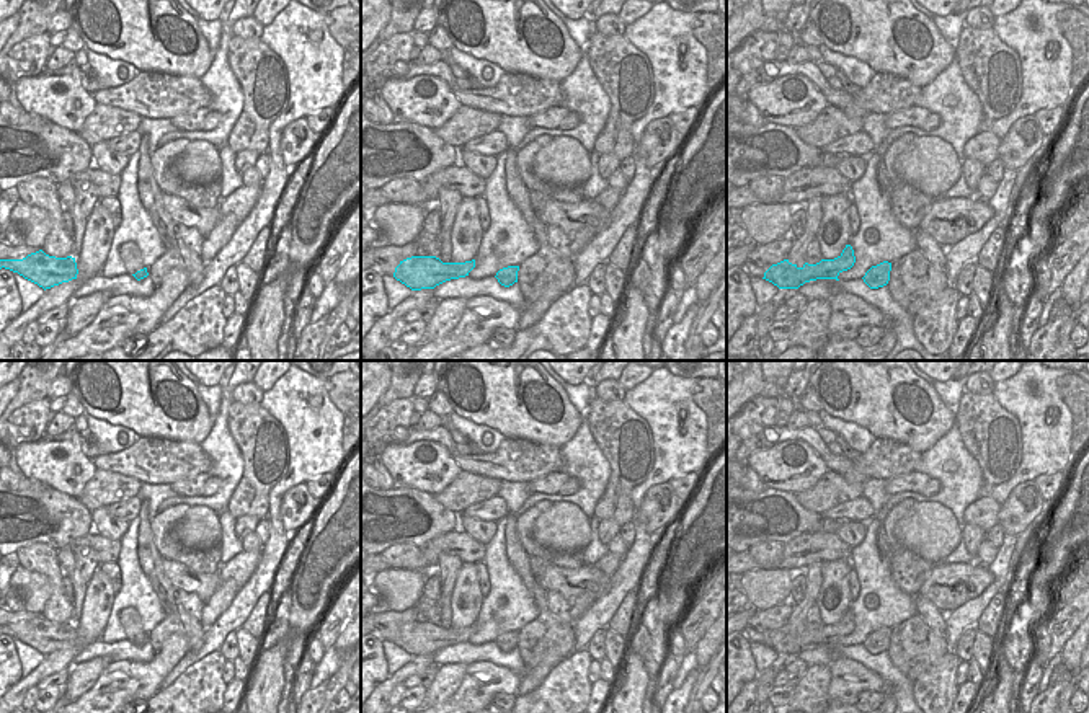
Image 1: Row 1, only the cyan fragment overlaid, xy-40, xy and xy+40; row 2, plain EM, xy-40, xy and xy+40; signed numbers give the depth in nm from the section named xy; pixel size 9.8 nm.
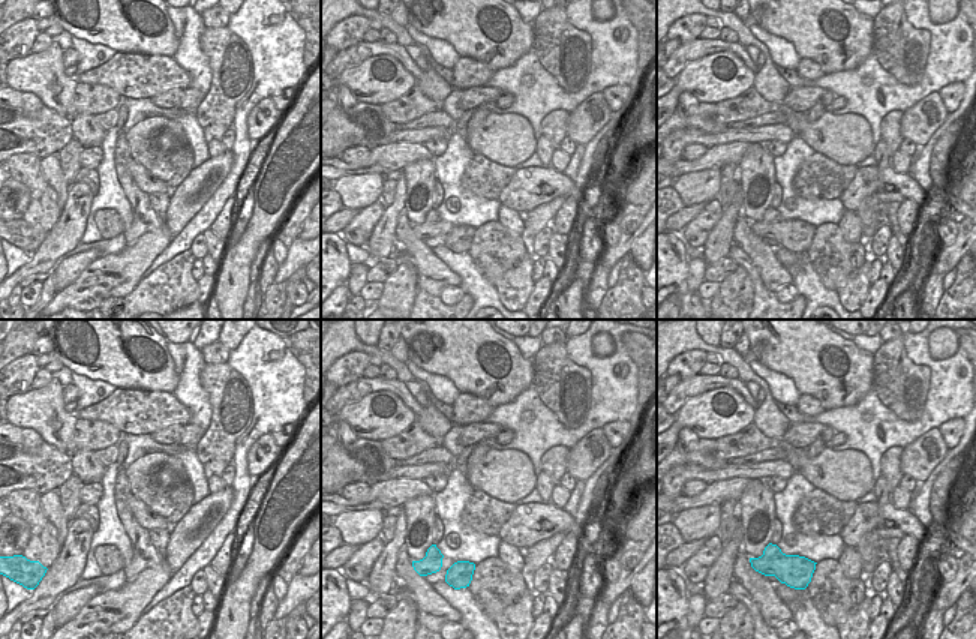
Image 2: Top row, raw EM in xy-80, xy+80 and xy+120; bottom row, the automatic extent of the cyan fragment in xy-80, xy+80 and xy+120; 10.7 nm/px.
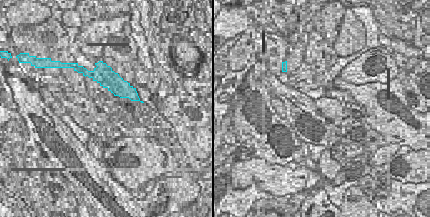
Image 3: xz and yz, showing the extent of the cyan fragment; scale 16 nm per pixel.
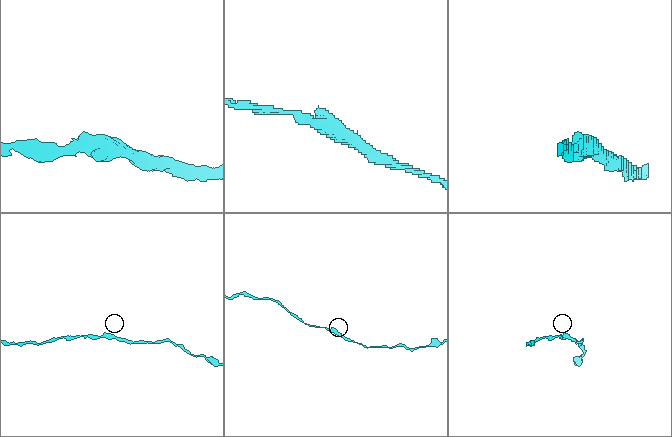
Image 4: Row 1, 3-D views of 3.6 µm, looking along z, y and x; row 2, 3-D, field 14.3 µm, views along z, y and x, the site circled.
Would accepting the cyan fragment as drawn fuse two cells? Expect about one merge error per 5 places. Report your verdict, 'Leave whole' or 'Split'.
Leave whole.

